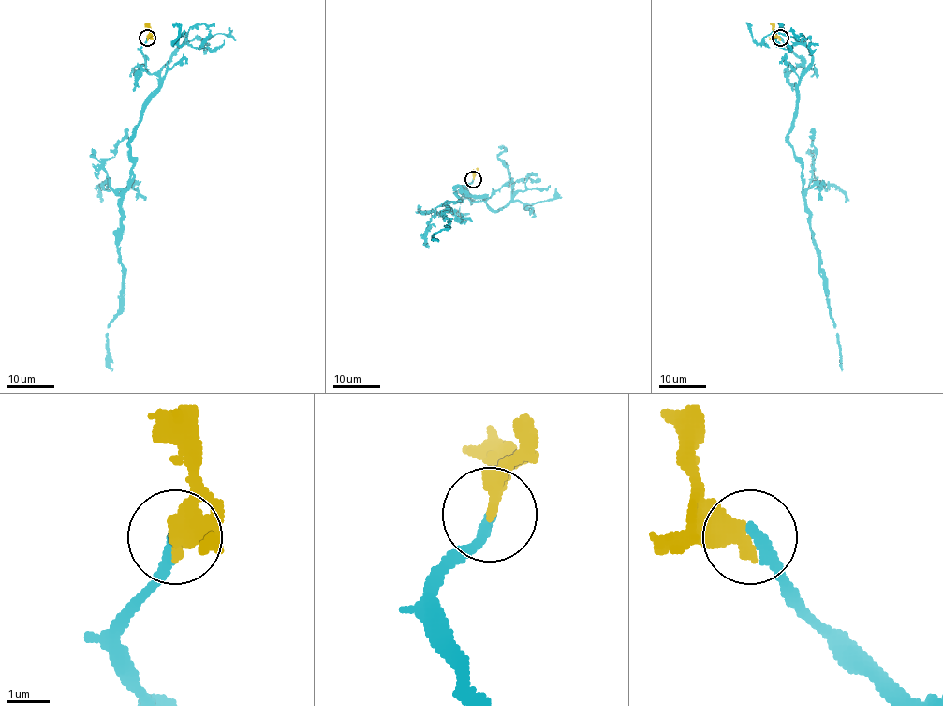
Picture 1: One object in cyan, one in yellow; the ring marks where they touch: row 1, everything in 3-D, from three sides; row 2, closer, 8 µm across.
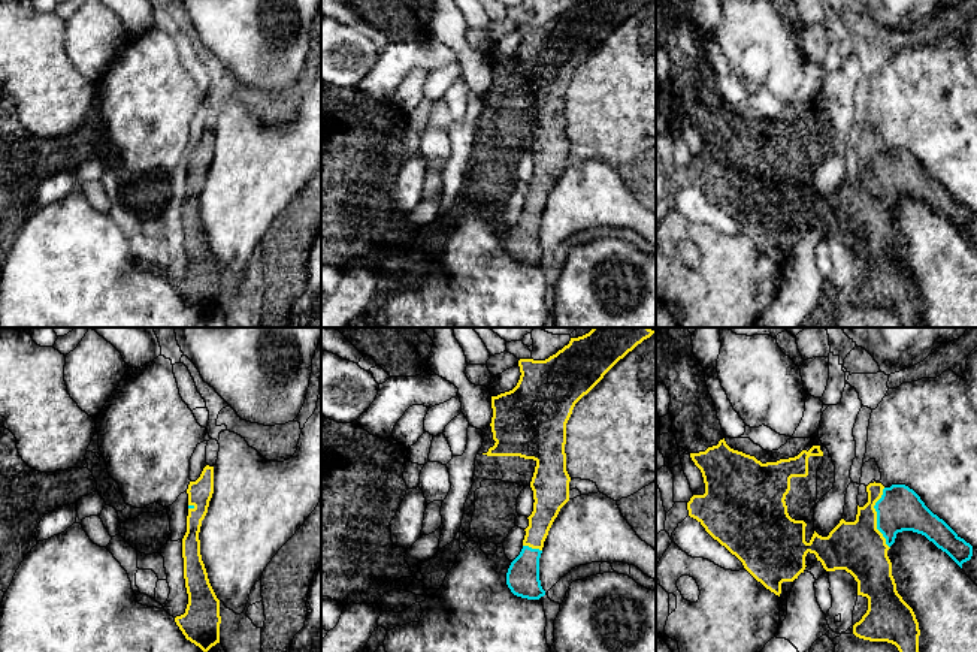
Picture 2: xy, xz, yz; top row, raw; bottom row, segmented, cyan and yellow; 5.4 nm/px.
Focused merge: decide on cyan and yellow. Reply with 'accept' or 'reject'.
accept

